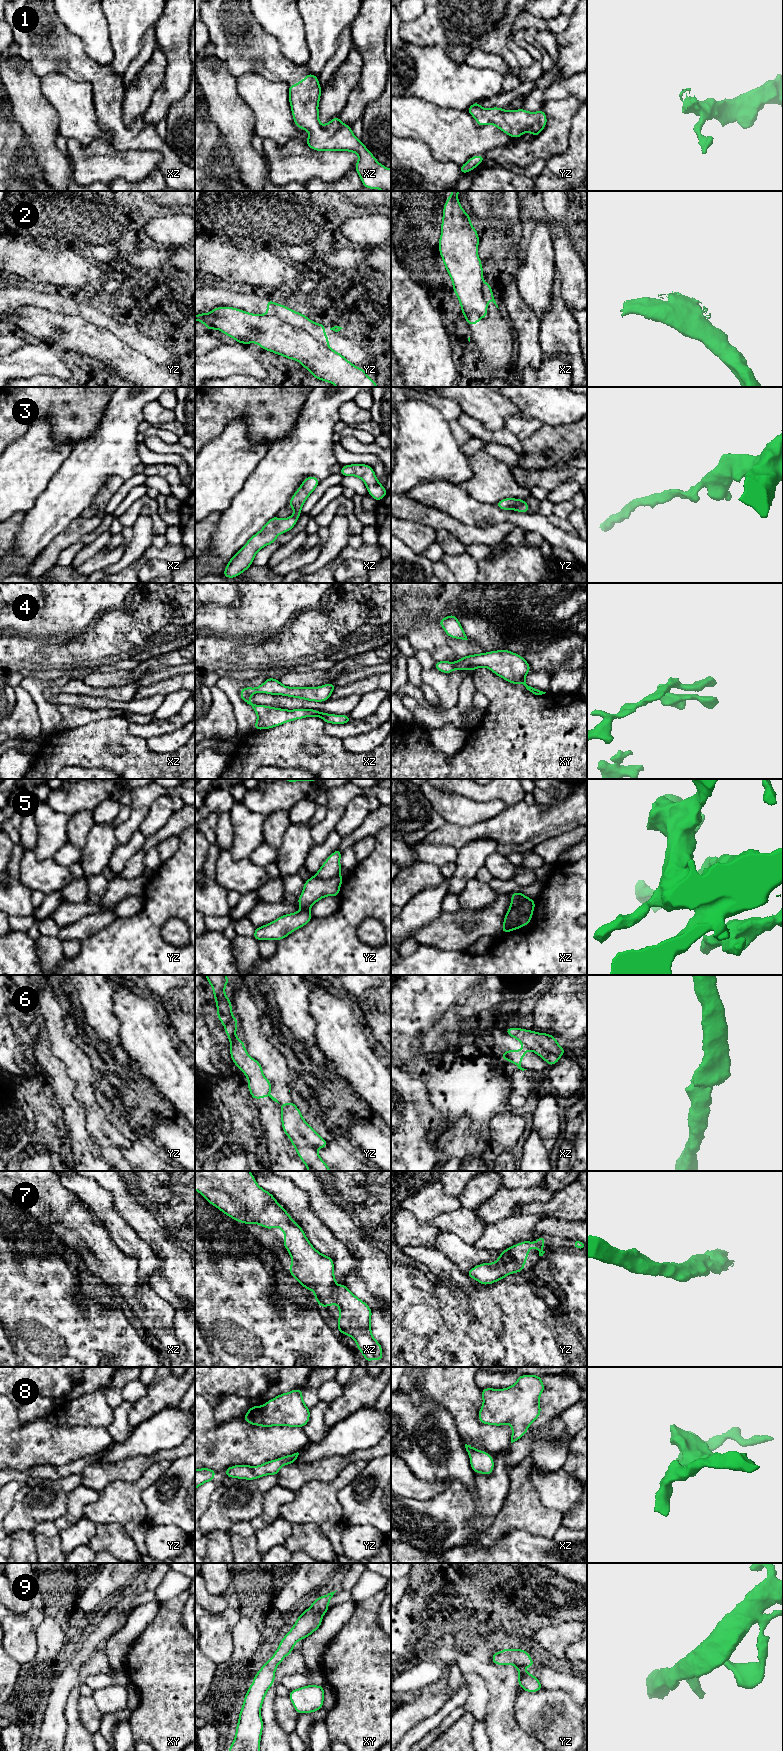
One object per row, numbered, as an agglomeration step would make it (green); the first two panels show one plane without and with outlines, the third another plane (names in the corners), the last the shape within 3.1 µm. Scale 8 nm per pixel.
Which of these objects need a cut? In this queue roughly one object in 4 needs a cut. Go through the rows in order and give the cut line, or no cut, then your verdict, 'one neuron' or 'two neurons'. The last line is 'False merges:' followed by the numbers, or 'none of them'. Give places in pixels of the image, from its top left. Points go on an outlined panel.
1: no cut | one neuron
2: yz (274, 315), (303, 328), (328, 348) | two neurons
3: no cut | one neuron
4: no cut | one neuron
5: yz (315, 875), (323, 879), (340, 877) | two neurons
6: xz (523, 1046), (529, 1049) | two neurons
7: no cut | one neuron
8: no cut | one neuron
9: no cut | one neuron
False merges: 2, 5, 6

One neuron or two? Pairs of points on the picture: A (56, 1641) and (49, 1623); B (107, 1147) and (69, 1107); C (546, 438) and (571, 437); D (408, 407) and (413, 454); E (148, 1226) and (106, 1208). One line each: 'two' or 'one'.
A: one
B: two
C: one
D: one
E: two

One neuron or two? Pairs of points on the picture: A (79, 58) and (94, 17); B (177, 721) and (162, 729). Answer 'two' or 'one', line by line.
A: two
B: one

